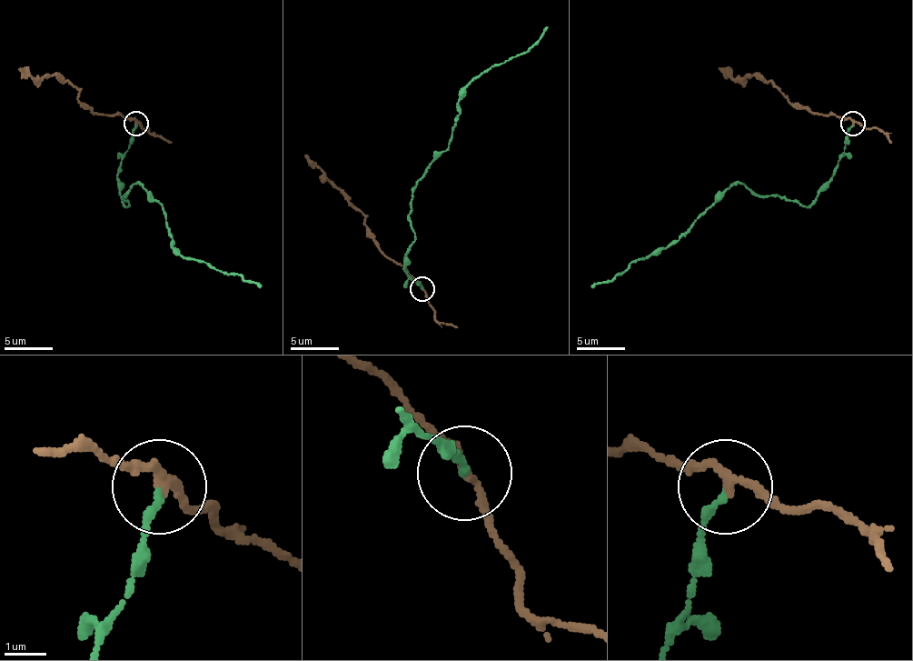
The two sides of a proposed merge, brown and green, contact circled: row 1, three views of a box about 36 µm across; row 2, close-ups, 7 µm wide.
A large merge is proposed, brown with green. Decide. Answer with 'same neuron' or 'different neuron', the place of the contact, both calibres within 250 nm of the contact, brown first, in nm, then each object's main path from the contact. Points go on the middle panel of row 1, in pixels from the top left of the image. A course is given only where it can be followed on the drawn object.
different neuron; at (421, 288); 190 nm thick on the brown side, 180 nm on the other; brown runs (422, 289), (405, 270), (382, 250), (355, 207), (304, 154); green runs (422, 289), (403, 270), (412, 243), (412, 190), (449, 146), (461, 94), (492, 67), (521, 55), (548, 26)

